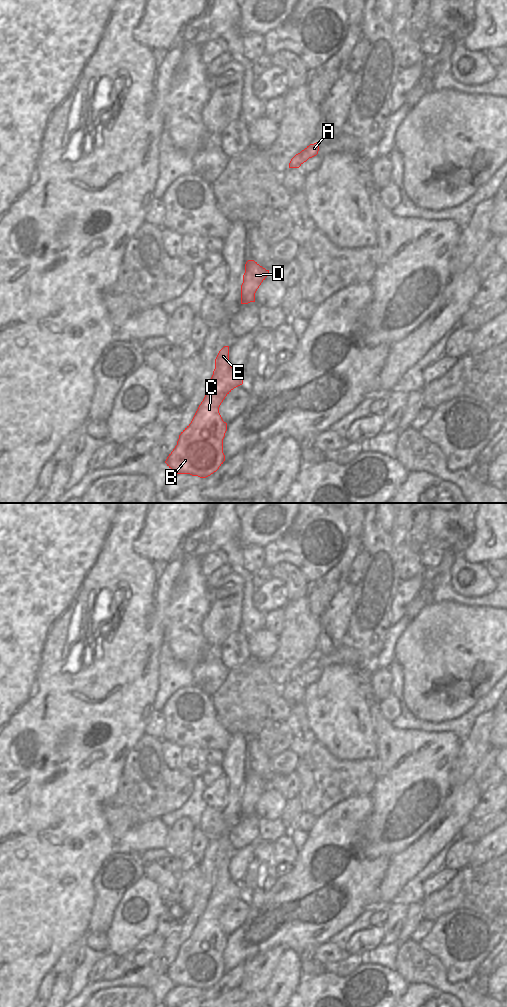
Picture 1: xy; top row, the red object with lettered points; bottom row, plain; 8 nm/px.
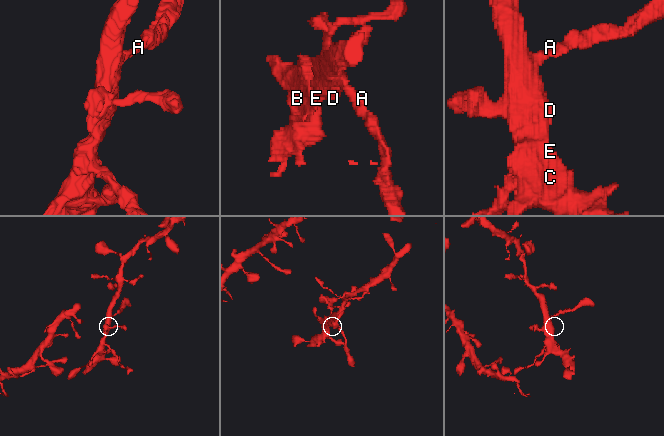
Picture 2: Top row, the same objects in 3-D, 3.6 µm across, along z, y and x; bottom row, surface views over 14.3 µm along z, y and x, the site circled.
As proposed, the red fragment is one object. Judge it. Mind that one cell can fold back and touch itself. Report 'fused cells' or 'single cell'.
fused cells

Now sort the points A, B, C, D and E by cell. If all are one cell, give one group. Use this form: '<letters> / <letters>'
A / B C D E

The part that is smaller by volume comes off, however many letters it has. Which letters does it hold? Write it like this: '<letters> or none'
A

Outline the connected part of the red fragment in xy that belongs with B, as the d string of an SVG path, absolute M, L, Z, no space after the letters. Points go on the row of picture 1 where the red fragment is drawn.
M224 346L215 359L215 369L203 401L191 423L179 435L177 445L165 461L175 474L190 474L206 478L216 472L223 464L225 461L223 439L227 431L227 423L223 421L219 407L225 397L242 384L243 377L229 363L229 346Z

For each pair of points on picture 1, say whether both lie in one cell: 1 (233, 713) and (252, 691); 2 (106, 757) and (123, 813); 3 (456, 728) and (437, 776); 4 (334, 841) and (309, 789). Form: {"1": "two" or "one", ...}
{"1": "one", "2": "two", "3": "two", "4": "two"}

